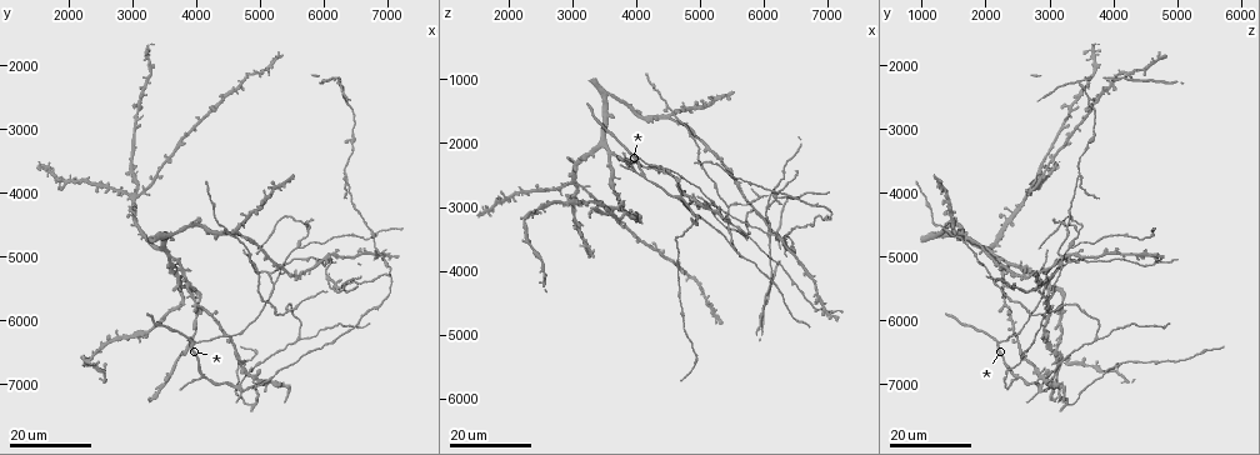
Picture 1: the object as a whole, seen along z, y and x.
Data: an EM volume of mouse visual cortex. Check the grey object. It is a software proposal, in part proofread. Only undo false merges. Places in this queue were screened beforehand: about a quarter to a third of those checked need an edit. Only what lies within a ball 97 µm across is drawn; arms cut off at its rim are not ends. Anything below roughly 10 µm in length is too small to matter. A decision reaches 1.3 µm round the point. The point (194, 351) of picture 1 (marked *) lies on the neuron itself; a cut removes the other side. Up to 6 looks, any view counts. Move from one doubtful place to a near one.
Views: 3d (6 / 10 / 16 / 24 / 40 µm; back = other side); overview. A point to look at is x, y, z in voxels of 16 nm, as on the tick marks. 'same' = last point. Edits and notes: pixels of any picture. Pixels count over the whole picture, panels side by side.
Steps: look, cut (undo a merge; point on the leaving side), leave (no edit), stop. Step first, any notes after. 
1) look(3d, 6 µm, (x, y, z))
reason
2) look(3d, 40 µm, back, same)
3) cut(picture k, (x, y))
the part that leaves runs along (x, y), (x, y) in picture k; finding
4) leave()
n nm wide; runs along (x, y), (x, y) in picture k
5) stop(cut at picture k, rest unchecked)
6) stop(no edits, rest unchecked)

look(3d, 24 µm, (4500, 4650, 1600))
four or more arms meet

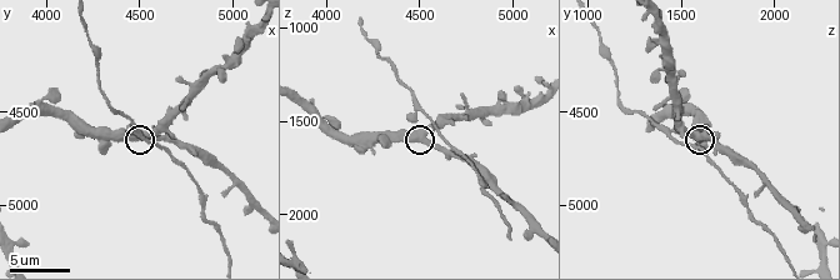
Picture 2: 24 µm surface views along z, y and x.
look(3d, 10 µm, (4540, 4640, 1600))

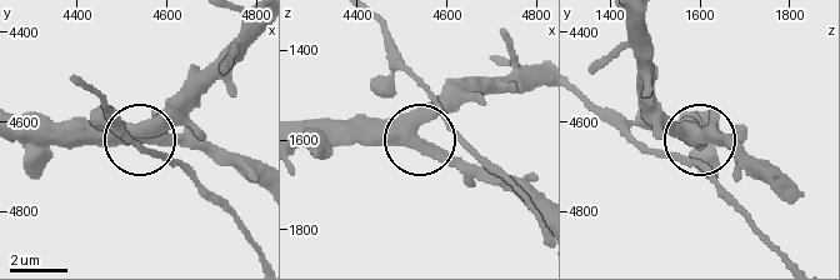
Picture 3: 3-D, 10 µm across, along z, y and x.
look(3d, 6 µm, (4530, 4630, 1590))

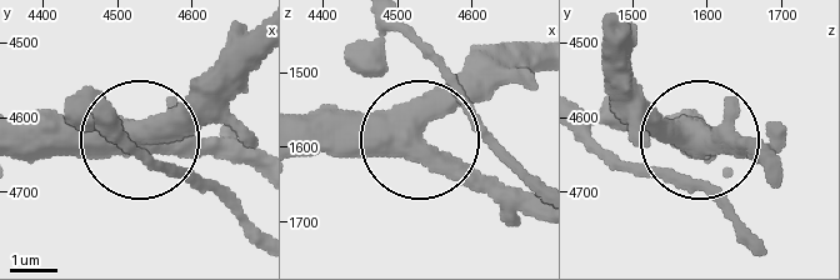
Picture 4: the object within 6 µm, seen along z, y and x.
leave()
460 nm wide; all the same neuron

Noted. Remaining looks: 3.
look(3d, 16 µm, (5600, 4800, 3350))
arms part here

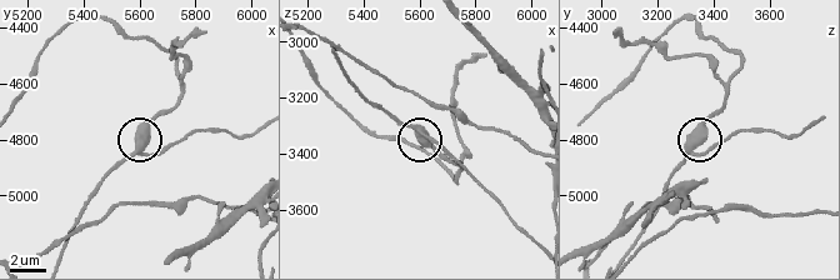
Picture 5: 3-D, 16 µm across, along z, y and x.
look(3d, 6 µm, (5620, 4810, 3350))
zoom in

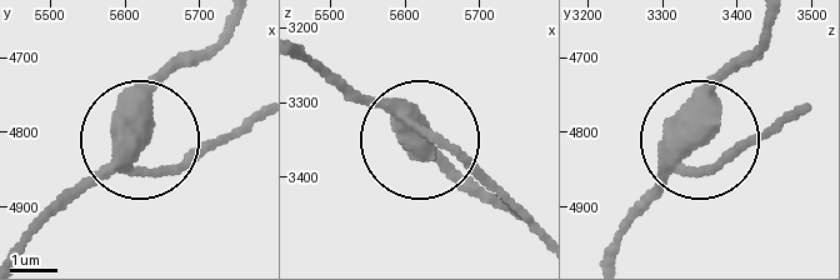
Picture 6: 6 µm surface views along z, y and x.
cut(picture 6, (149, 113))
3 arms; a second neuron is stuck on

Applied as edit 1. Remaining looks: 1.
stop(cut at picture 6, rest unchecked)

